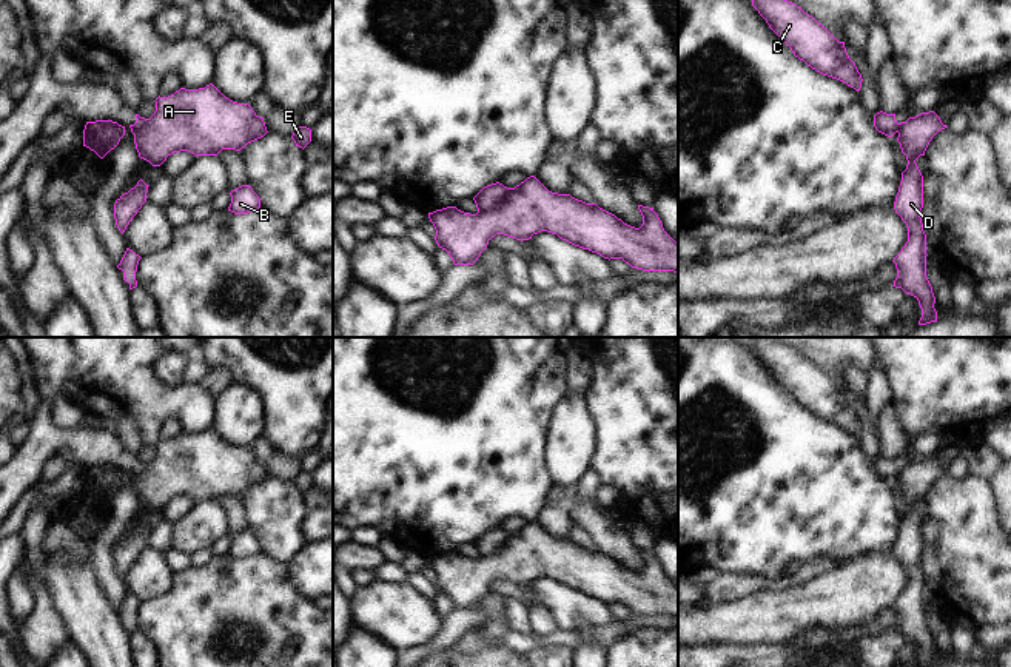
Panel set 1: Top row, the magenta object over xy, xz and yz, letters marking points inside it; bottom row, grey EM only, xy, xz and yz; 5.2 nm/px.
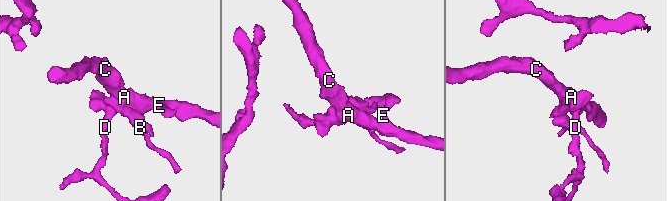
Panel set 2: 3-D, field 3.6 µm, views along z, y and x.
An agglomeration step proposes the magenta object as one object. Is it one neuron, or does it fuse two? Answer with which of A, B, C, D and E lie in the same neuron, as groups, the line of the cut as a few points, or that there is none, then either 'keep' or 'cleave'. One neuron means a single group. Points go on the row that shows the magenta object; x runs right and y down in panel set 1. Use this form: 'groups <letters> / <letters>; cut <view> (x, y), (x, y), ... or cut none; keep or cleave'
groups A C D E / B; cut xz (510, 188), (495, 205), (478, 213); cleave

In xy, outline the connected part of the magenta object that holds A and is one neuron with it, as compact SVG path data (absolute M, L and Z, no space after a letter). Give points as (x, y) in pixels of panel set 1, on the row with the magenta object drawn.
M213 83L199 89L180 88L168 97L157 97L156 111L142 129L131 128L139 157L153 166L160 166L168 156L188 151L197 156L217 156L222 149L240 151L268 131L248 103L225 97Z

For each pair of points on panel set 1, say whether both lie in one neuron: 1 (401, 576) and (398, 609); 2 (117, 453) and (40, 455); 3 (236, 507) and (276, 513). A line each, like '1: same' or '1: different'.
1: different
2: same
3: different

